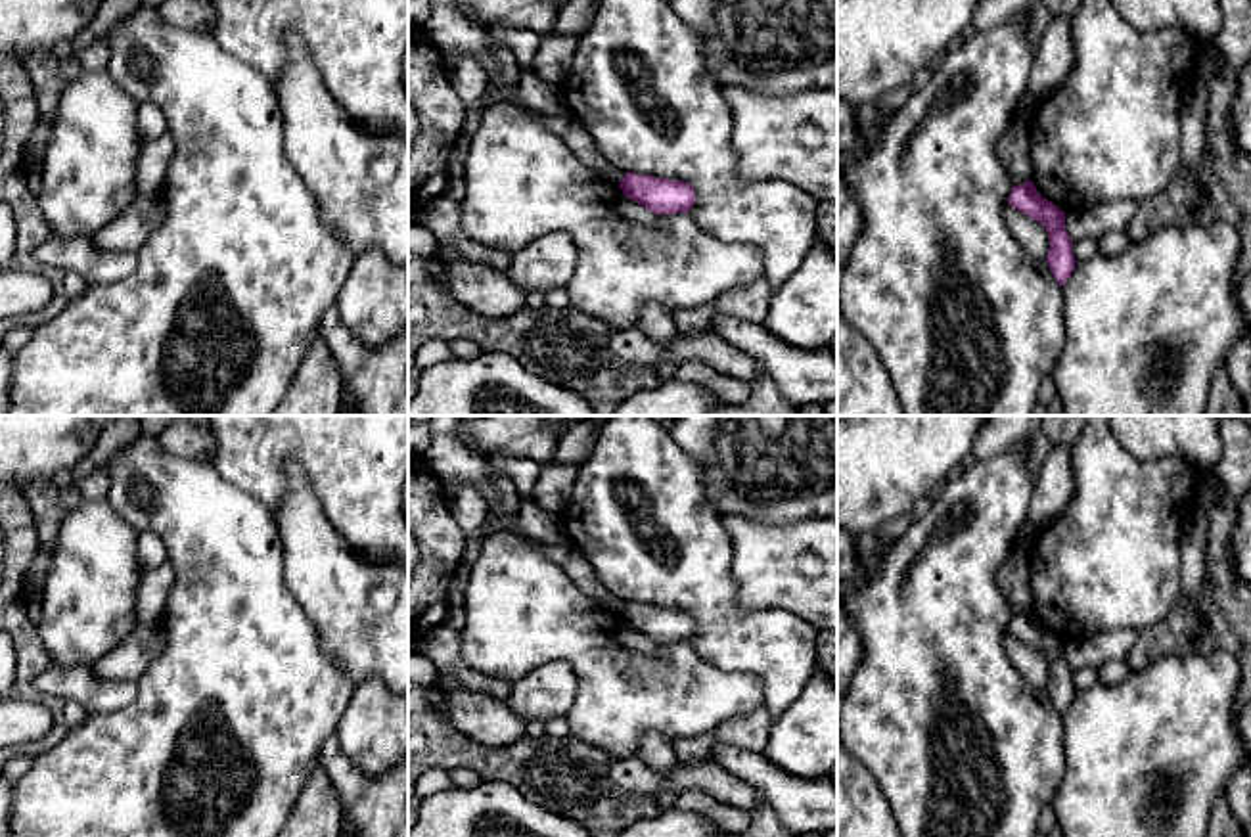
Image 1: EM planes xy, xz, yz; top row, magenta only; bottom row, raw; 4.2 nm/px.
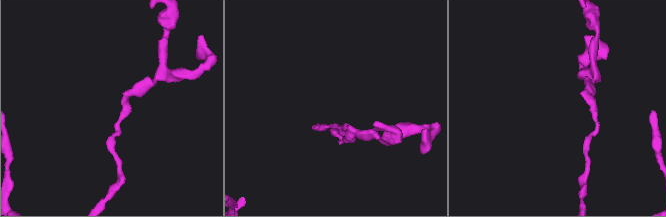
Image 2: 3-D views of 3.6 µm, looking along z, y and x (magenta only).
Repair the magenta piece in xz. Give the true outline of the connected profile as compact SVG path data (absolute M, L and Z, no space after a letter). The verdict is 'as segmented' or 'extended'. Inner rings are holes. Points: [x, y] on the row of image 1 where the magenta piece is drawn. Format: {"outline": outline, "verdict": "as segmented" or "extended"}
{"outline": "M625 172L619 188L625 197L653 211L655 215L690 213L695 203L694 188L680 180Z", "verdict": "as segmented"}

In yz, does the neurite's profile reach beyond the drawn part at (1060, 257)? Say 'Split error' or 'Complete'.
Complete

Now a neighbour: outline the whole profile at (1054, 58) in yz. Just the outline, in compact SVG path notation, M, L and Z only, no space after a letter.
M1054 17L1046 27L1033 61L1029 82L1012 119L1029 119L1036 107L1067 79L1075 65L1071 17Z

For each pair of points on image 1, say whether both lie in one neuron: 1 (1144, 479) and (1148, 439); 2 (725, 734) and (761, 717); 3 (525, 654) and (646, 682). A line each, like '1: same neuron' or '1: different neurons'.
1: different neurons
2: same neuron
3: same neuron

